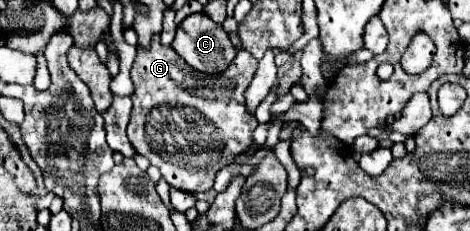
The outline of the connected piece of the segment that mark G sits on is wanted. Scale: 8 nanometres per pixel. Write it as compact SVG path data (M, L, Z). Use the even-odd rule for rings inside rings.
M152 35L150 47L138 47L134 65L132 65L132 83L134 83L134 93L132 93L132 113L130 113L130 123L128 123L128 139L132 143L132 147L144 155L150 165L158 167L162 173L162 179L168 181L170 187L180 189L184 193L202 193L208 191L214 183L214 175L226 167L232 159L232 155L236 153L244 153L250 145L252 145L252 133L258 127L258 119L246 109L246 99L244 93L256 73L258 61L248 53L248 51L238 51L238 55L234 57L234 61L230 63L230 67L224 73L216 73L216 75L206 75L200 73L196 69L192 69L190 65L186 65L186 61L172 49L172 47L164 47L160 43L158 35ZM182 107L190 107L192 111L198 113L198 117L204 119L204 125L214 125L218 133L222 133L224 137L224 145L218 149L208 149L208 147L182 147L182 131L188 131L188 119L184 125L182 119Z

